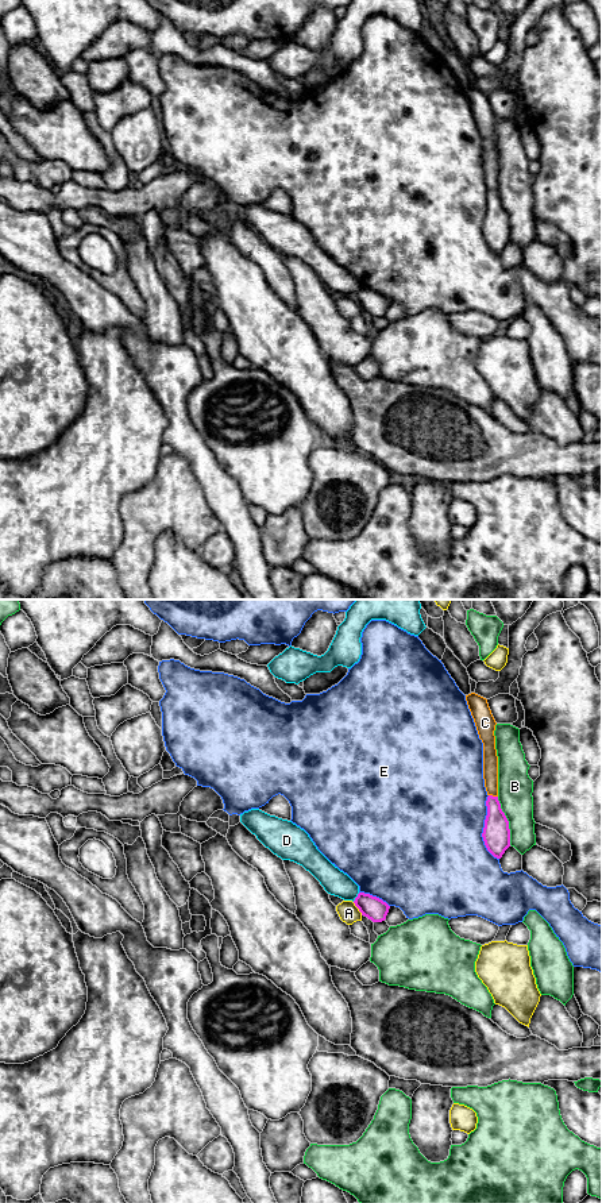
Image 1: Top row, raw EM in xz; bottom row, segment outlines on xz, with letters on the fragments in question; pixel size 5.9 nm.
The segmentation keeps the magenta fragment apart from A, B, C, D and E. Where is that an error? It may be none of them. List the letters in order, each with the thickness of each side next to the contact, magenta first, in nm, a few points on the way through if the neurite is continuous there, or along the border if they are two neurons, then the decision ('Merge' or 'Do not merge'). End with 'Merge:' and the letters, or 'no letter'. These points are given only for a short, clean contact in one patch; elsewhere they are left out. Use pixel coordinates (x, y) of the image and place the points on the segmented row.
A: Thickness 140 nm (magenta) against 120 nm. Do not merge
B: Thickness 160 nm (magenta) against 200 nm. Do not merge
C: Thickness 160 nm (magenta) against 100 nm. Do not merge
D: Thickness 140 nm (magenta) against 160 nm. Boundary: xz (359, 893), (352, 901). Do not merge
E: Thickness 160 nm (magenta) against 500 nm. Do not merge
Merge: no letter

